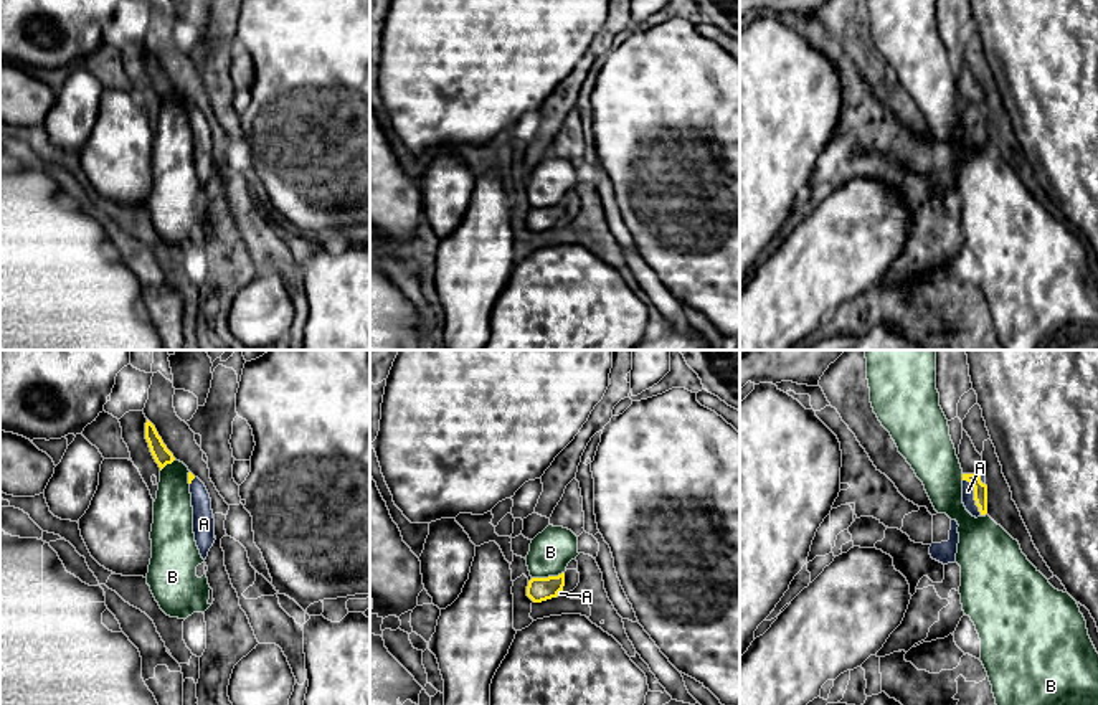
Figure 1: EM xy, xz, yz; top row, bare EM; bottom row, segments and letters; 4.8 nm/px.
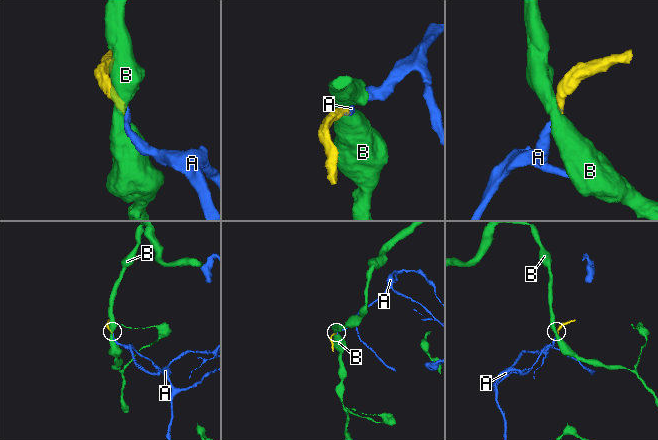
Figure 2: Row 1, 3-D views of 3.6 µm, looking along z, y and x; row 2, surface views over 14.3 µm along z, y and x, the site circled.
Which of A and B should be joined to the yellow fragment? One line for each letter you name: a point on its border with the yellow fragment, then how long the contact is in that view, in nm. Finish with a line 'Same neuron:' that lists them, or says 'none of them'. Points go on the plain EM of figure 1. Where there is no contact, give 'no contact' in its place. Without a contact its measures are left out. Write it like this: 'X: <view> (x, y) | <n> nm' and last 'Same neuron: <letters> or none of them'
A: yz (974, 126) | 220 nm
Same neuron: A

